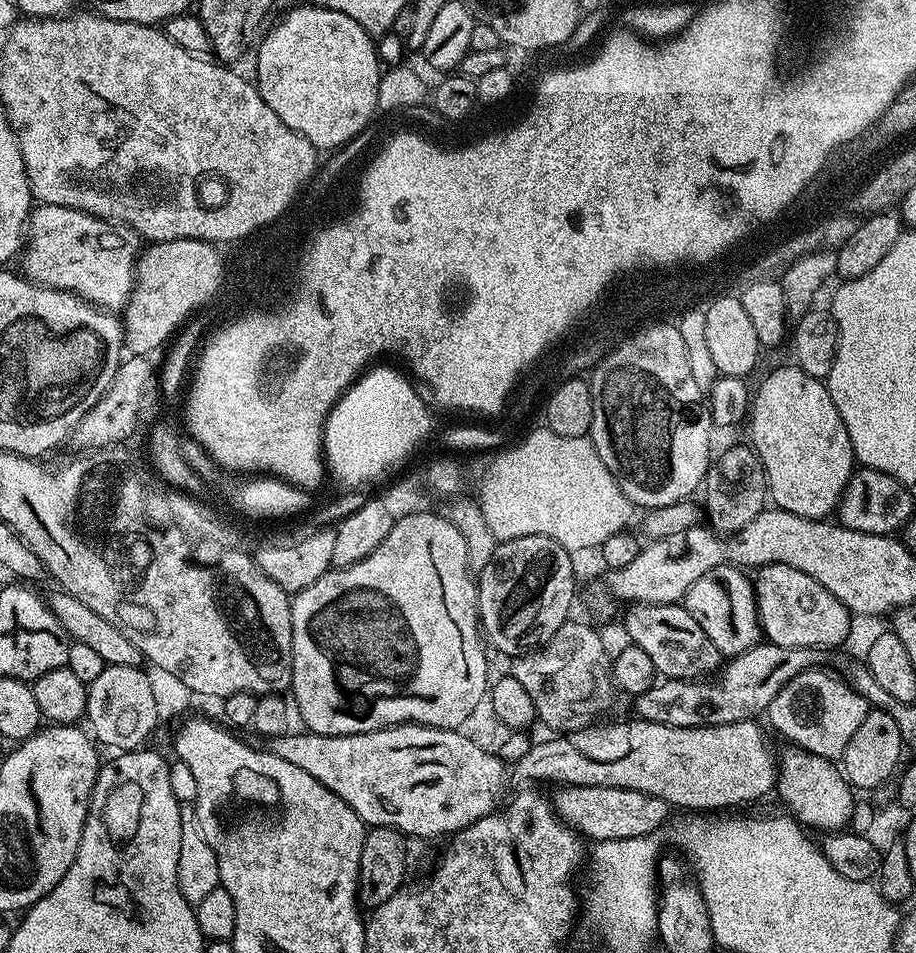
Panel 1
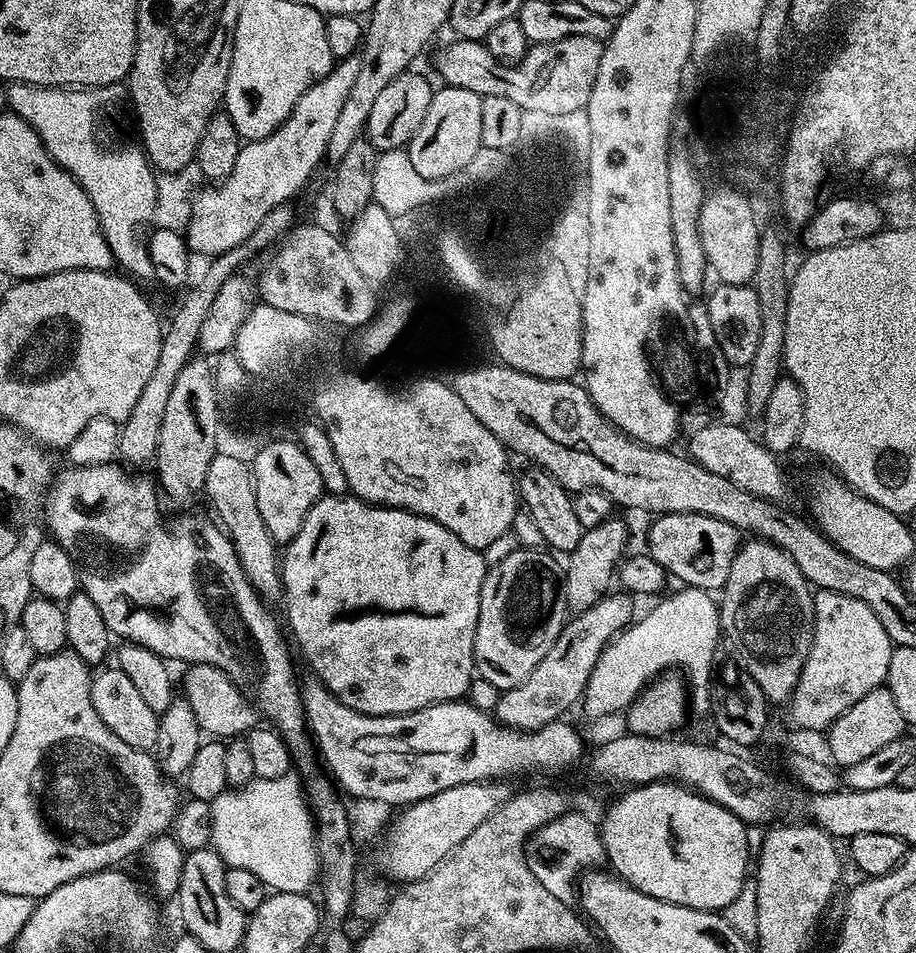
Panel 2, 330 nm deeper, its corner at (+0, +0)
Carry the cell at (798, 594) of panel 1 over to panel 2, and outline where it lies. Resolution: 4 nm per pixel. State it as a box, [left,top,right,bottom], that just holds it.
[647,512,742,590]

